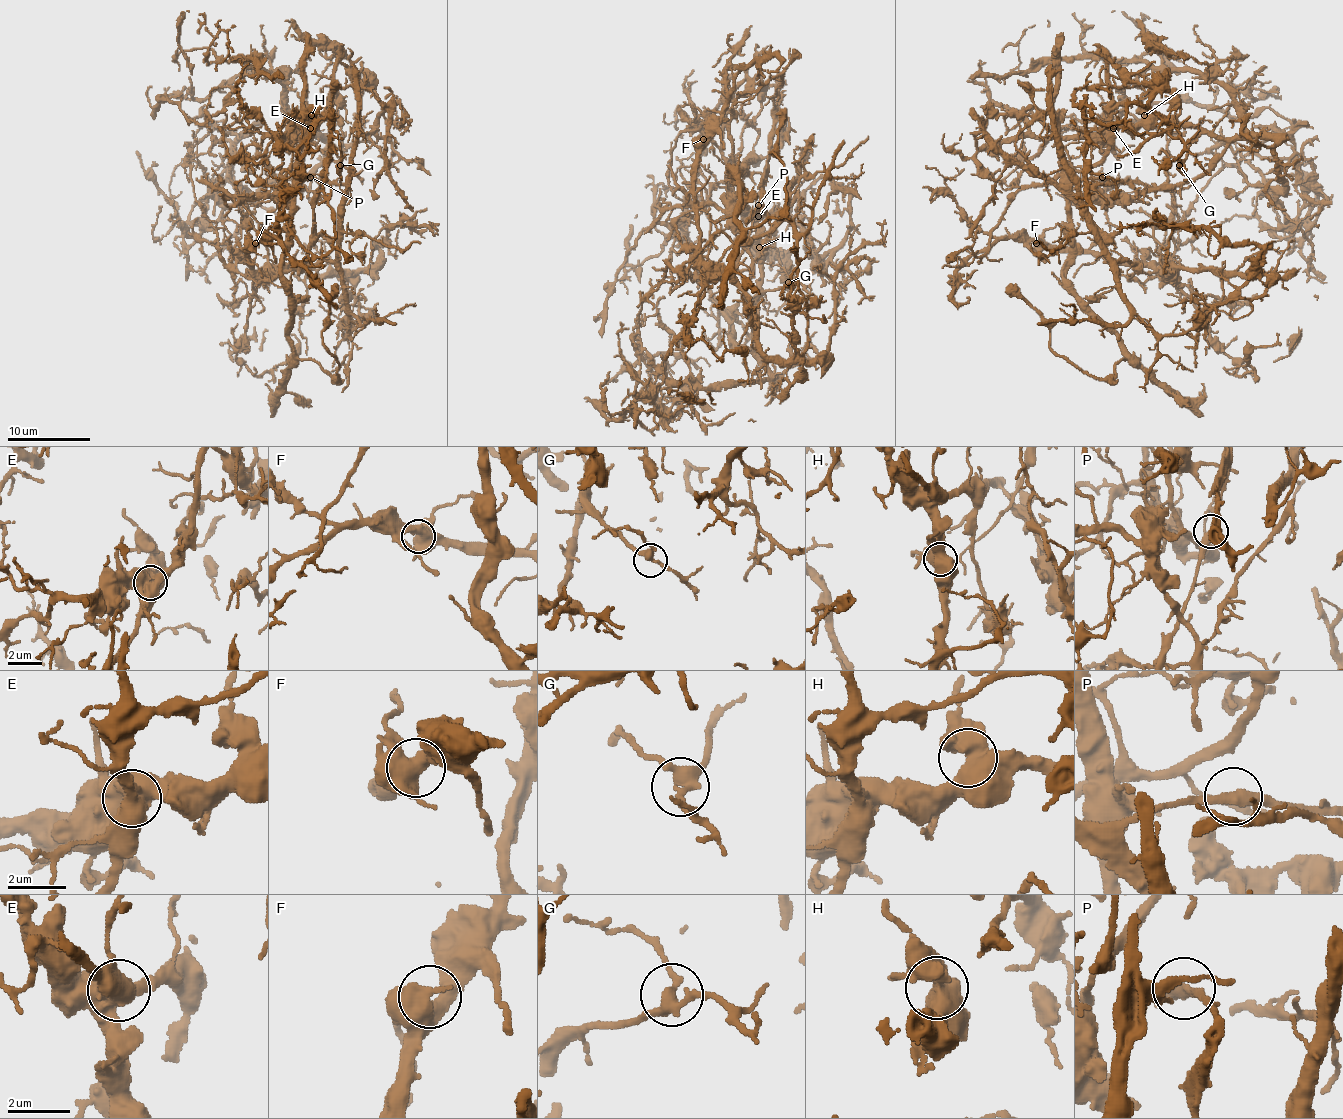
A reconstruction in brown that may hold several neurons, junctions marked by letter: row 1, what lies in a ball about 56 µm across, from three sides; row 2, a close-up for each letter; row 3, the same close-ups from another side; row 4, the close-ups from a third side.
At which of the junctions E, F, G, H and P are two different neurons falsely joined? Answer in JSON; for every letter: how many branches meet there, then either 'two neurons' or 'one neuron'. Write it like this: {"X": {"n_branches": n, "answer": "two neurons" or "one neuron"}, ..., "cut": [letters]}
{"E": {"n_branches": 3, "answer": "two neurons"}, "F": {"n_branches": 3, "answer": "one neuron"}, "G": {"n_branches": 3, "answer": "one neuron"}, "H": {"n_branches": 3, "answer": "one neuron"}, "P": {"n_branches": 2, "answer": "two neurons"}, "cut": ["E", "P"]}

